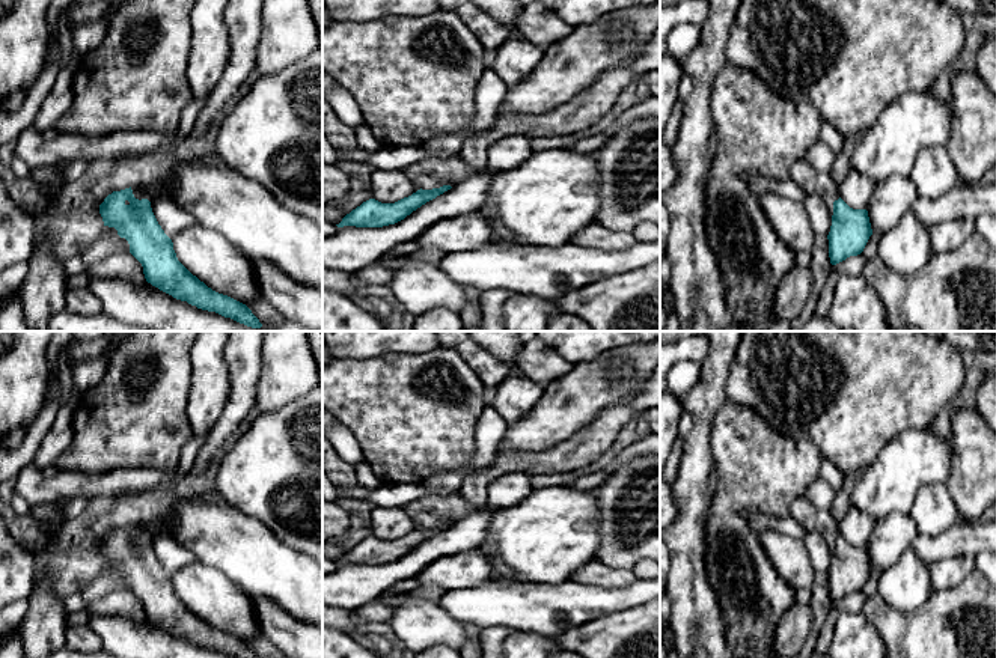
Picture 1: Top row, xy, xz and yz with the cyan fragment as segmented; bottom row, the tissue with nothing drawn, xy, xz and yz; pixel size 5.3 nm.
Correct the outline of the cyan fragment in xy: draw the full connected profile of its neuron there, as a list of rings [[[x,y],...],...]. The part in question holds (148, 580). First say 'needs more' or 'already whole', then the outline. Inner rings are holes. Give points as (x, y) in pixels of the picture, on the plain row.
needs more; [[[145,522],[113,529],[99,542],[99,551],[104,563],[115,565],[128,578],[148,620],[197,646],[234,658],[259,658],[246,641],[212,628],[178,598],[172,577],[152,550]]]

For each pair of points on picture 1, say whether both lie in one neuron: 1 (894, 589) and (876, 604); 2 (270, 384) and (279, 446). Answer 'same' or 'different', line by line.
1: different
2: different

